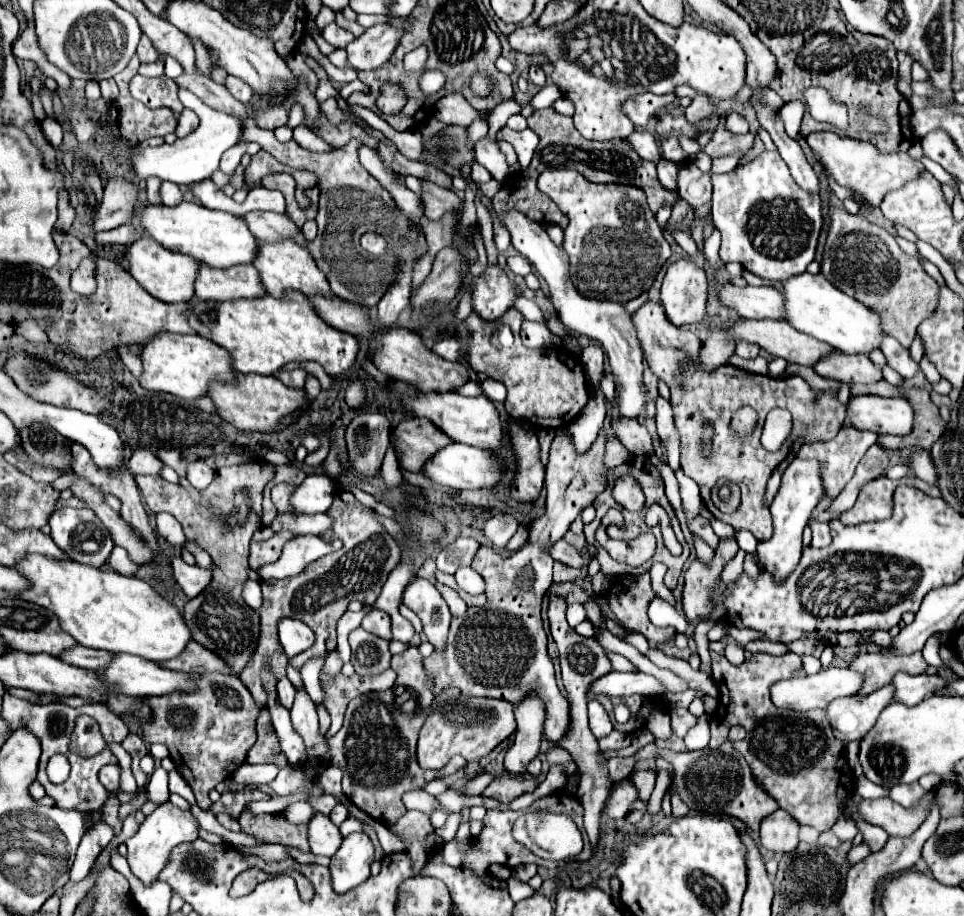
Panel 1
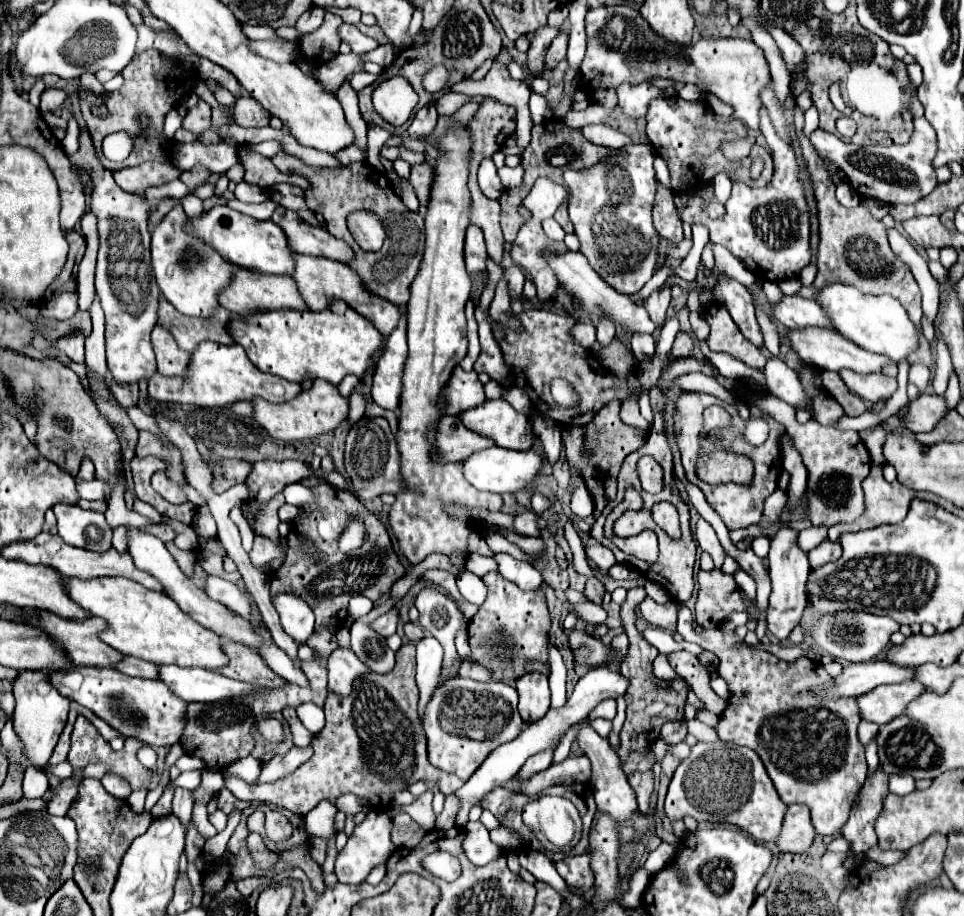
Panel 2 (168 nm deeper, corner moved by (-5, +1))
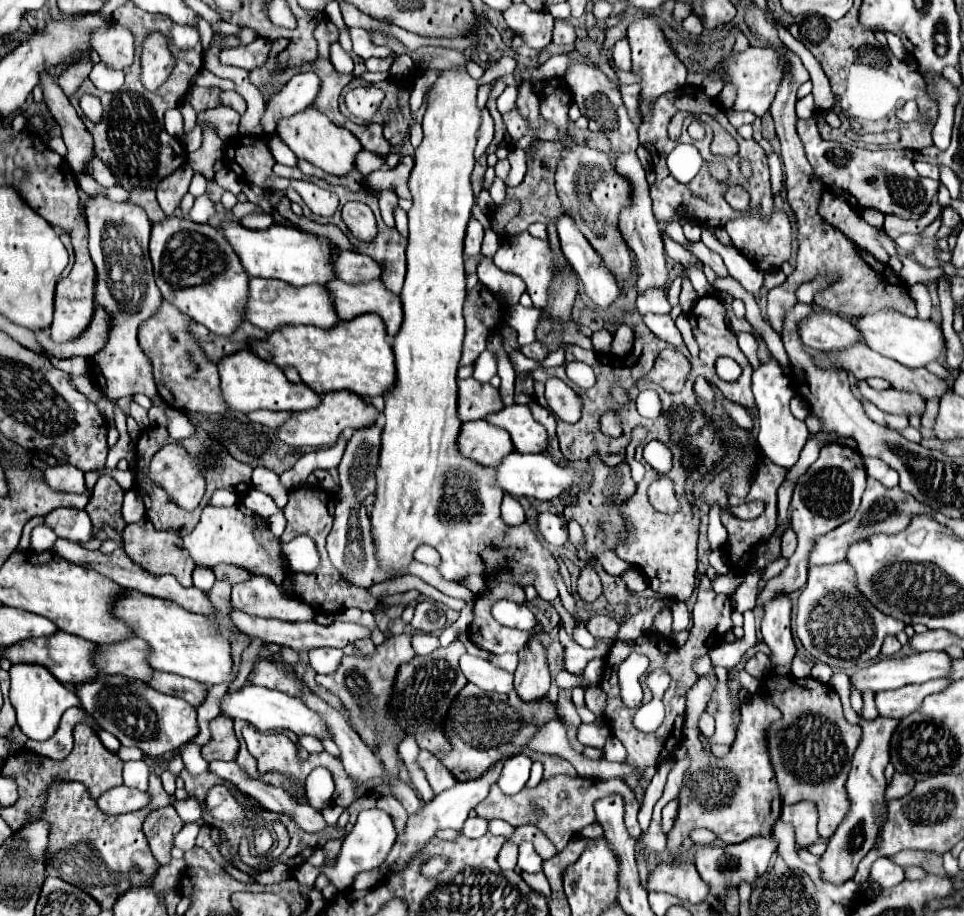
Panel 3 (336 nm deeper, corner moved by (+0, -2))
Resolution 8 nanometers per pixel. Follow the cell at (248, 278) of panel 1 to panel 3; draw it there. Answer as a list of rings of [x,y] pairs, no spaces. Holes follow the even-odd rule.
[[[253,278],[249,290],[251,292],[247,304],[247,320],[265,332],[275,332],[287,324],[315,324],[319,328],[333,328],[335,324],[341,322],[341,318],[335,314],[331,294],[323,284],[309,284],[295,288],[281,280]]]

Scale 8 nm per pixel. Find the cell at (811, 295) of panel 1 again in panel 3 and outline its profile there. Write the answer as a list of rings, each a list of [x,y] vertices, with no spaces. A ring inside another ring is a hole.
[[[879,310],[875,314],[865,314],[853,322],[863,332],[863,342],[875,352],[901,362],[907,368],[923,368],[929,362],[937,360],[945,350],[945,336],[937,322],[909,318],[895,310]]]

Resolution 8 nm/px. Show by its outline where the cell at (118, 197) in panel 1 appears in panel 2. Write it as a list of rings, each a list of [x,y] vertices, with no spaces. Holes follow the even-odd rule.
[[[146,161],[138,167],[126,167],[114,171],[118,187],[138,197],[144,197],[144,191],[148,187],[164,185],[166,181],[172,181],[176,177],[180,177],[180,171],[176,171],[176,167],[172,167],[170,163],[160,163],[160,161]]]

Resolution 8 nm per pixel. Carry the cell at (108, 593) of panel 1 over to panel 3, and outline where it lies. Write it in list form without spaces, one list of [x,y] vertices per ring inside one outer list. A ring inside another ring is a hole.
[[[131,592],[121,598],[113,612],[117,618],[125,620],[131,626],[135,636],[151,644],[153,652],[149,656],[149,662],[155,670],[187,676],[209,686],[229,684],[233,680],[231,644],[227,642],[227,638],[215,638],[215,634],[211,634],[207,616],[187,612],[171,600],[143,596],[139,592]]]

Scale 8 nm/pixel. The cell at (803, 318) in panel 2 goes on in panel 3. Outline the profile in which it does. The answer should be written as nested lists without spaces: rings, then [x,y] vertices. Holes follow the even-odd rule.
[[[813,312],[799,322],[799,332],[803,344],[815,352],[845,350],[847,346],[863,342],[863,336],[847,318],[827,312]]]

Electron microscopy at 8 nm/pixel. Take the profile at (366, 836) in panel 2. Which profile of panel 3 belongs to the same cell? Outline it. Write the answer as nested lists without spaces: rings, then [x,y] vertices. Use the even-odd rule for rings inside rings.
[[[379,808],[363,810],[363,812],[359,812],[353,830],[345,836],[343,846],[341,846],[341,852],[339,852],[333,868],[315,868],[315,866],[309,866],[309,864],[301,864],[301,866],[297,866],[293,870],[293,878],[299,884],[311,886],[311,882],[316,881],[319,872],[323,872],[323,874],[327,874],[331,878],[331,882],[333,882],[333,886],[337,890],[351,888],[351,882],[353,882],[355,874],[365,872],[365,870],[375,870],[375,868],[379,868],[383,864],[383,860],[387,858],[391,846],[395,844],[395,838],[397,838],[397,832],[395,832],[395,826],[393,826],[393,820],[391,820],[389,814],[385,814]]]

